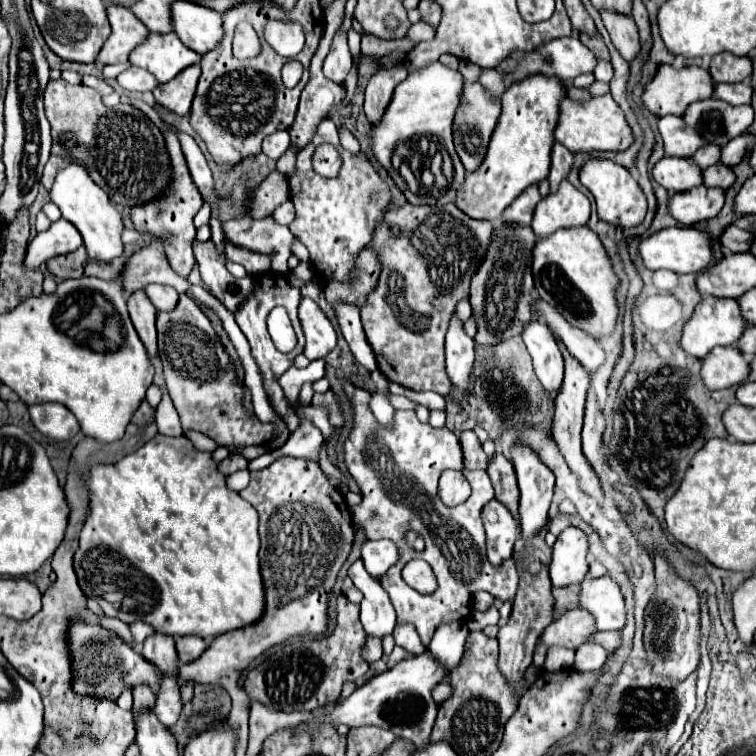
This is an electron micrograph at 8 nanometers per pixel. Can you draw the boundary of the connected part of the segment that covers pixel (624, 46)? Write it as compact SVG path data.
M601 11L601 17L617 51L623 55L623 59L631 61L639 51L639 35L631 15L615 15L613 11Z

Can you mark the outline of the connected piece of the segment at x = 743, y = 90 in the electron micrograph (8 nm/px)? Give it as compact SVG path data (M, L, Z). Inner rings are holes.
M717 83L715 93L713 93L715 99L721 99L721 101L731 103L731 105L749 105L751 95L753 95L753 89L747 83L733 83L733 85Z

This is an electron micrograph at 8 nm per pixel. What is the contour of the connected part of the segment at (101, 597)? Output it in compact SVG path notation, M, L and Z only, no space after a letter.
M157 433L147 445L143 445L139 451L125 455L113 465L101 465L91 467L87 475L83 475L83 481L89 491L89 515L83 523L83 529L79 533L79 547L75 551L73 567L75 575L79 579L81 591L95 599L107 617L121 619L125 623L131 623L135 619L141 619L155 627L159 633L167 635L199 635L199 637L217 637L225 631L233 631L237 627L245 627L253 621L257 621L263 615L265 609L265 597L263 597L263 583L259 573L259 533L257 533L257 513L255 509L239 497L237 491L231 491L227 487L227 477L219 471L217 461L213 459L211 451L199 451L187 437L167 437Z

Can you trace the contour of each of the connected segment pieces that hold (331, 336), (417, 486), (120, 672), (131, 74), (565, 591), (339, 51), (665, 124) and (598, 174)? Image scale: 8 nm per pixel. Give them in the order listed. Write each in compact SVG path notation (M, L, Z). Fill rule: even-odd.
M305 297L299 304L299 320L305 333L305 357L319 359L337 345L337 334L321 307Z
M349 381L343 383L343 391L351 399L353 407L353 429L343 445L345 467L359 485L363 497L359 505L351 507L351 517L353 523L365 531L367 539L391 539L399 547L399 563L379 579L395 605L397 621L415 625L423 645L427 647L439 625L467 623L467 619L471 619L473 593L487 591L499 601L513 601L519 583L515 561L507 559L507 563L495 567L487 559L485 529L479 515L483 505L493 499L489 475L485 471L463 469L459 439L455 439L455 433L447 427L433 429L431 425L421 423L411 409L397 409L391 427L387 427L371 413L371 393ZM445 469L463 471L471 485L469 499L457 507L447 507L437 495L439 475ZM407 529L415 529L423 535L425 551L415 553L407 547L403 541ZM407 559L423 559L431 565L439 583L433 593L419 593L403 581L401 569Z
M79 621L79 623L71 623L69 633L71 633L69 647L73 657L73 691L81 695L103 695L111 701L117 701L117 697L125 687L147 683L151 685L153 693L157 693L159 671L151 663L147 663L133 647L119 641L113 631Z
M129 67L127 71L117 75L117 83L125 89L125 91L153 91L159 83L157 79L139 67Z
M579 585L553 589L553 597L555 597L555 617L563 615L563 613L569 611L569 609L575 609L575 605L577 605L577 595L579 595Z
M337 31L333 37L333 43L331 43L331 51L323 63L323 73L327 79L331 79L335 83L343 83L351 65L353 65L353 57L351 57L351 51L347 45L347 35Z
M675 115L659 119L659 133L663 139L665 157L691 157L703 145L701 135Z
M601 157L587 159L585 165L581 167L579 179L593 193L595 203L597 203L597 215L603 221L607 221L611 225L619 225L619 227L635 227L643 221L643 217L647 213L645 195L639 189L633 175L623 165L619 165L611 159L601 159Z

